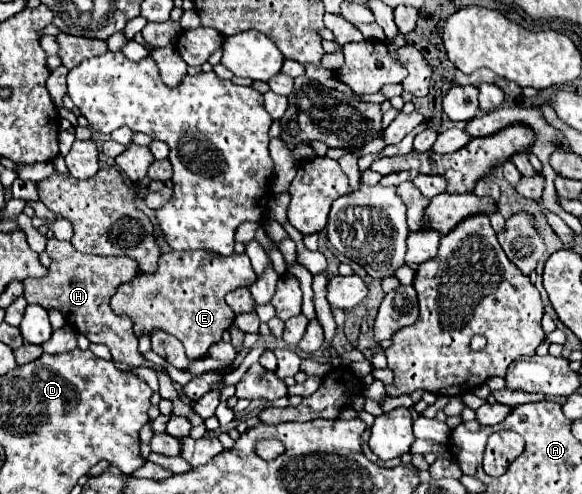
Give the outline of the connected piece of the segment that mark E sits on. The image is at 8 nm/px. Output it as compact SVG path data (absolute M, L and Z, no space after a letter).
M204 250L168 252L160 256L160 266L154 276L140 274L118 288L112 296L112 310L132 318L136 336L152 332L152 328L162 328L184 344L190 360L198 360L206 356L208 348L216 344L234 322L234 312L224 302L224 296L254 280L256 272L246 254L216 256Z

